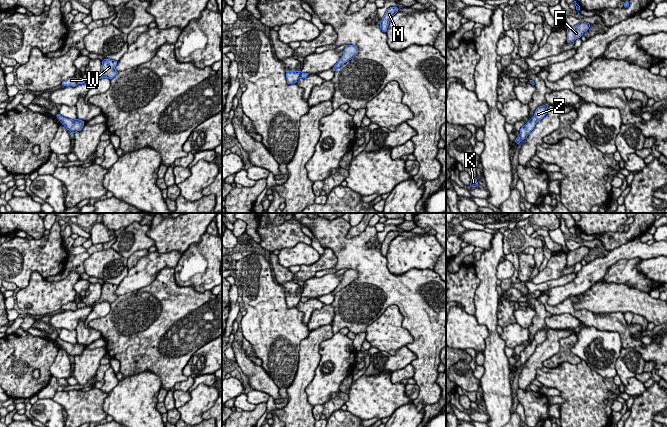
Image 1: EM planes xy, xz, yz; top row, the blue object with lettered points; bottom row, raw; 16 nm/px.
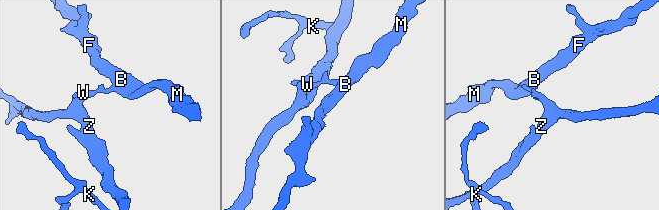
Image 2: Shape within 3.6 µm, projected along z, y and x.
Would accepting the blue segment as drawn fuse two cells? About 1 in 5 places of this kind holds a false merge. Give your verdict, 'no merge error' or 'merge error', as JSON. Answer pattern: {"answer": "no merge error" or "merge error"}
{"answer": "merge error"}

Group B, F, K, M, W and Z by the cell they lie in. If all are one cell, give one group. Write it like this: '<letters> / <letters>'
B F M / K W Z

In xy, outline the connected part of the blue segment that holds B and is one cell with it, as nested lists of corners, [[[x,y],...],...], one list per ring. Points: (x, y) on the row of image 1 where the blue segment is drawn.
[[[104,59],[101,65],[101,72],[98,77],[94,79],[94,82],[101,78],[109,78],[110,80],[116,76],[119,72],[115,70],[115,66],[117,65],[118,61]]]

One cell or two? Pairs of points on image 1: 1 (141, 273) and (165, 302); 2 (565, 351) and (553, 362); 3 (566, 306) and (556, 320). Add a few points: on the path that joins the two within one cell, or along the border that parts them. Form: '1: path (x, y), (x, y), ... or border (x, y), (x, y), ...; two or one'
1: border (167, 268), (163, 268), (149, 284), (128, 293); two
2: path (562, 354), (556, 360); one
3: border (552, 314), (571, 314), (582, 323); two

